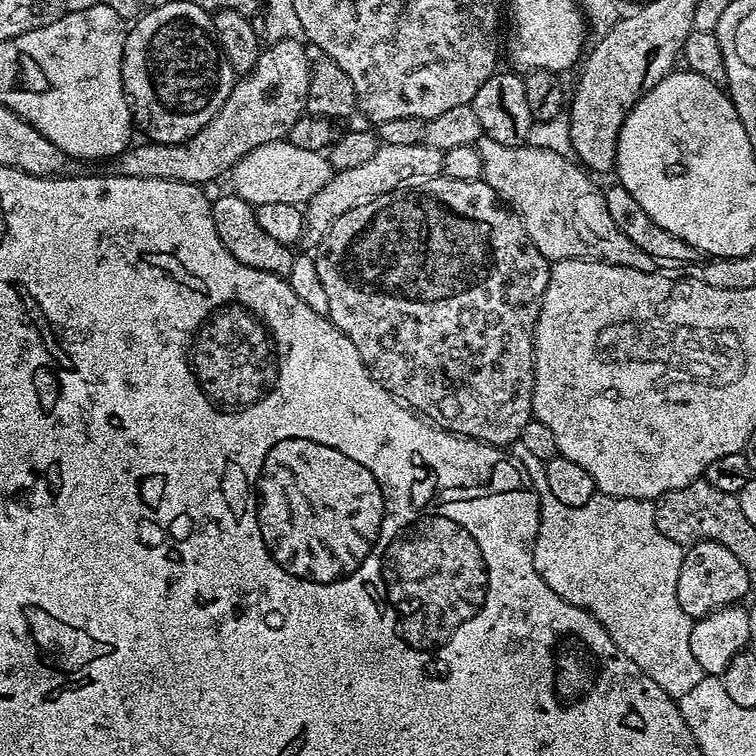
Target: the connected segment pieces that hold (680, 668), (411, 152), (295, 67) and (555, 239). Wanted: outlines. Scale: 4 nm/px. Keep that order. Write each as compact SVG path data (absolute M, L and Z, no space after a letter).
M541 483L538 491L540 494L540 525L536 535L536 545L532 548L532 557L534 558L534 570L538 570L542 582L546 582L546 586L550 586L550 590L554 590L554 594L558 594L558 598L591 614L604 627L606 634L610 634L610 638L618 646L618 650L622 650L622 654L626 654L644 674L657 682L669 697L679 700L680 697L691 691L691 688L698 686L705 674L699 663L695 661L694 654L691 653L690 630L694 620L693 617L684 613L682 606L678 606L678 570L682 570L685 549L678 542L666 538L666 534L662 534L662 530L658 530L655 503L651 500L635 500L634 498L597 494L590 498L590 502L586 502L582 506L562 506L562 502L558 502L558 498L554 498L554 494L550 494L550 486Z
M381 143L380 148L362 166L354 166L351 170L335 173L314 194L314 198L306 205L306 228L309 233L323 234L346 210L354 210L354 206L365 204L367 200L378 198L382 194L390 194L399 188L417 188L422 182L432 180L444 170L444 154L440 149L421 143L414 146L390 146Z
M277 40L261 51L254 70L233 83L226 102L198 134L183 144L133 143L118 157L119 175L134 178L177 180L187 184L208 186L219 176L227 177L232 168L250 150L266 142L283 140L290 126L305 115L308 87L312 77L309 49L300 40Z
M481 135L474 146L482 158L482 179L495 190L497 197L520 217L526 234L530 234L530 242L538 246L538 250L548 261L605 260L607 264L617 264L643 272L653 271L654 262L650 254L646 254L646 250L638 250L634 242L630 242L630 238L626 238L626 234L622 234L622 230L614 226L614 218L610 218L610 210L606 210L603 191L592 185L593 177L579 163L562 154L554 154L554 150L530 148L527 143L502 146L502 142L494 142L486 135Z

